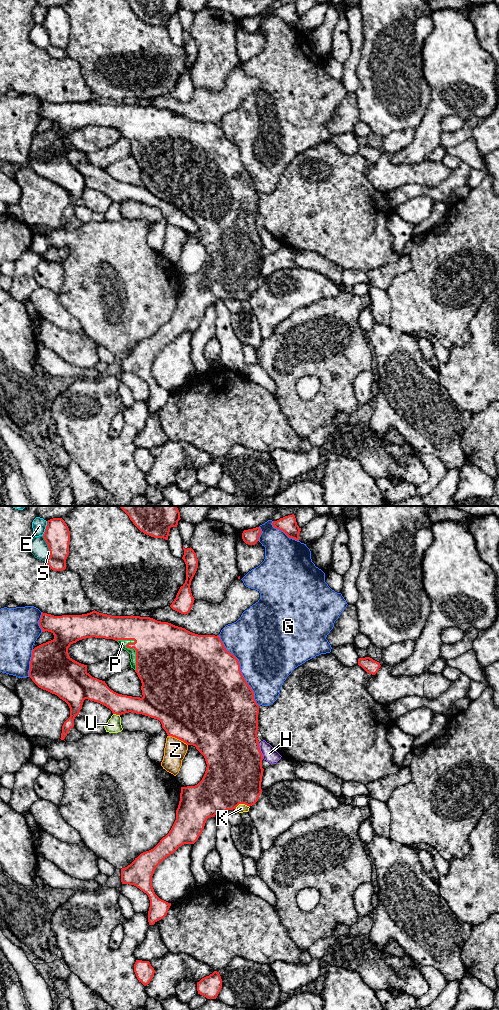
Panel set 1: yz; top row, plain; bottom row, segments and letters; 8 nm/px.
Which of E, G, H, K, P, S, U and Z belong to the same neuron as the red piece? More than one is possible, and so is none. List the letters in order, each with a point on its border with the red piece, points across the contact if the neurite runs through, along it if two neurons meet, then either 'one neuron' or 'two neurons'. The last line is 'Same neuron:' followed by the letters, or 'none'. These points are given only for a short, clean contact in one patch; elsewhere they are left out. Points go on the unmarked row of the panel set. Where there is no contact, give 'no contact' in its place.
E: contact yz (46, 16); one neuron
G: contact yz (240, 158); two neurons
H: contact yz (260, 239); one neuron
K: contact yz (241, 291); way yz (233, 264), (241, 291), (241, 296); one neuron
P: contact yz (132, 136); one neuron
S: contact yz (49, 37); two neurons
U: contact yz (116, 202); one neuron
Z: contact yz (178, 226); two neurons
Same neuron: E, H, K, P, U

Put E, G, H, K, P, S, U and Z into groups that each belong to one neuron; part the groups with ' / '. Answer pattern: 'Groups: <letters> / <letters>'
Groups: E H K P U / G / S / Z

